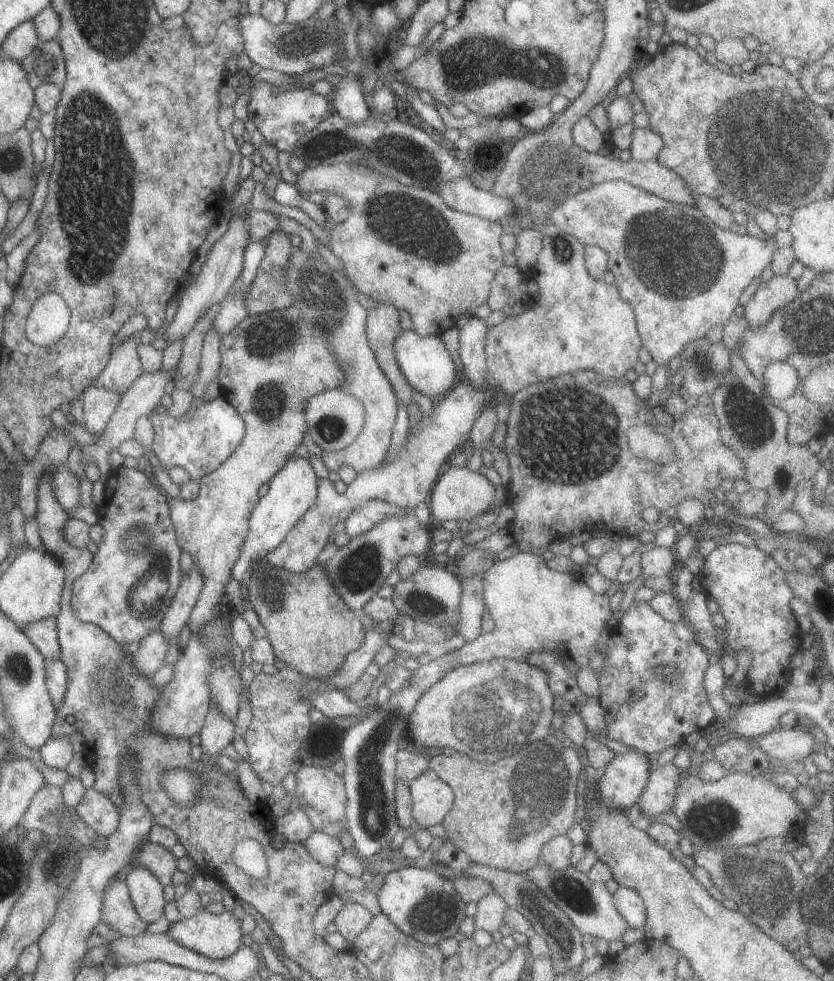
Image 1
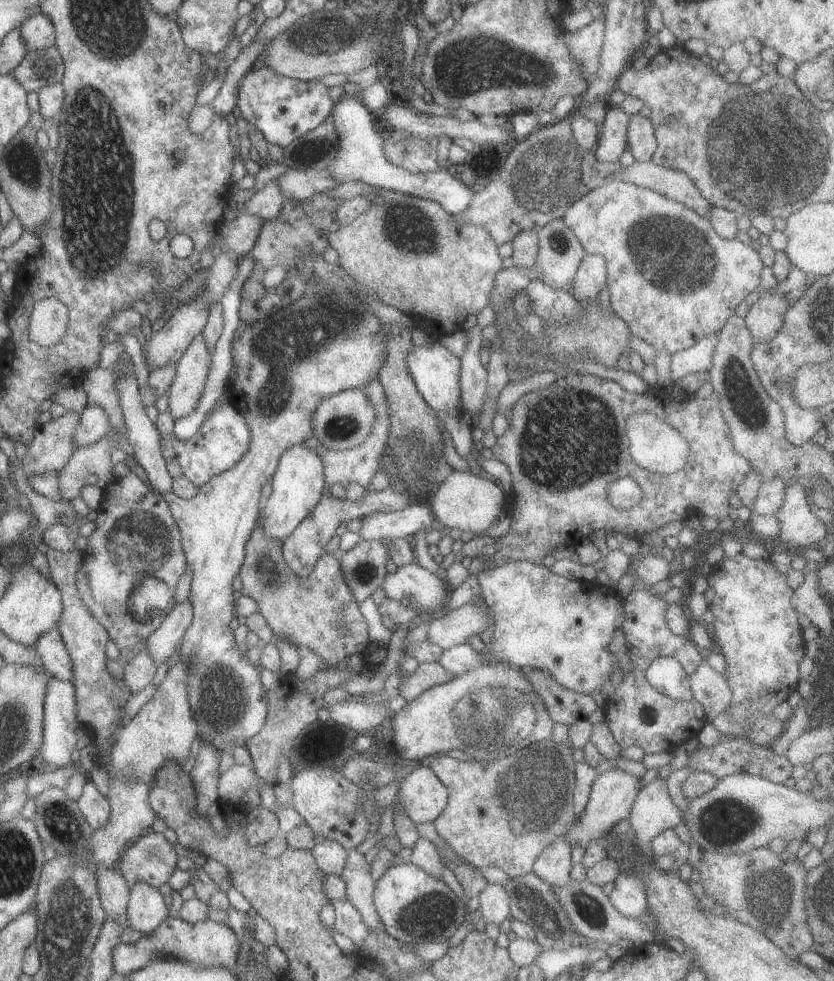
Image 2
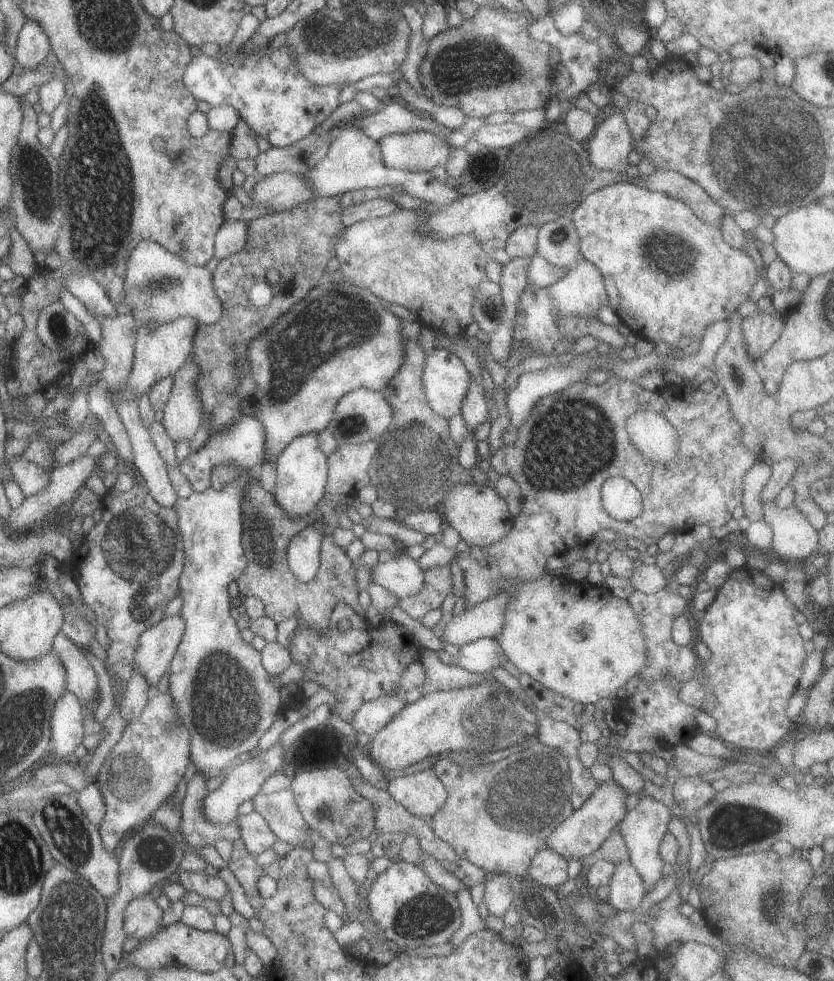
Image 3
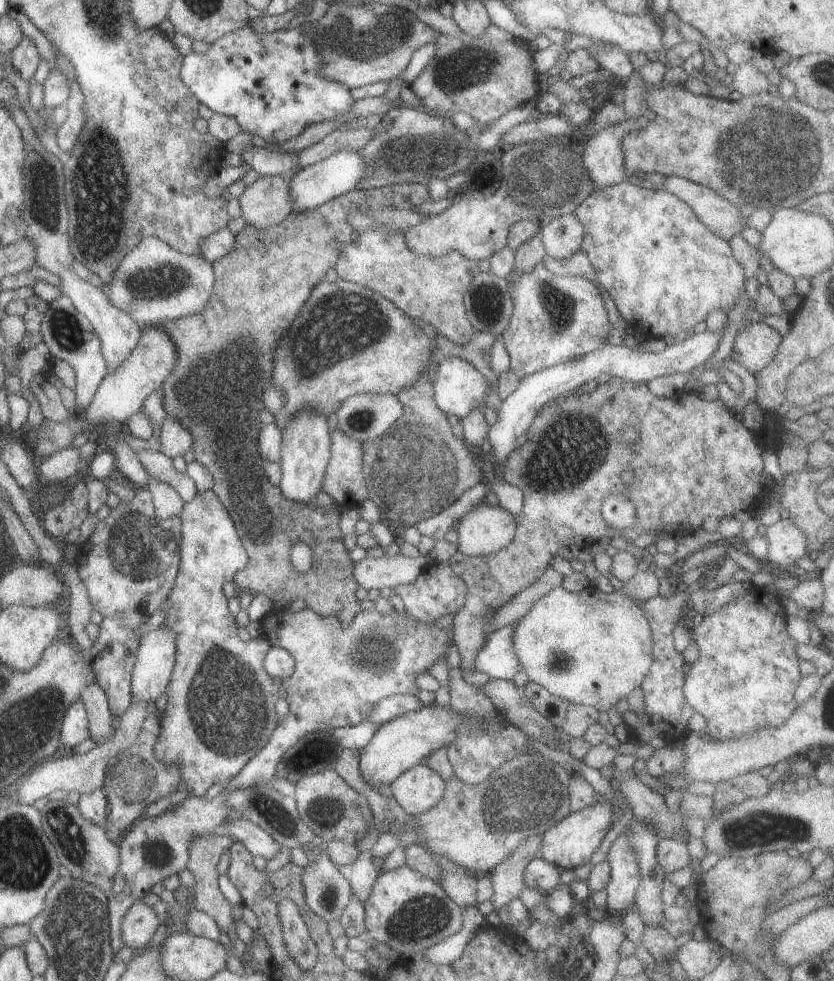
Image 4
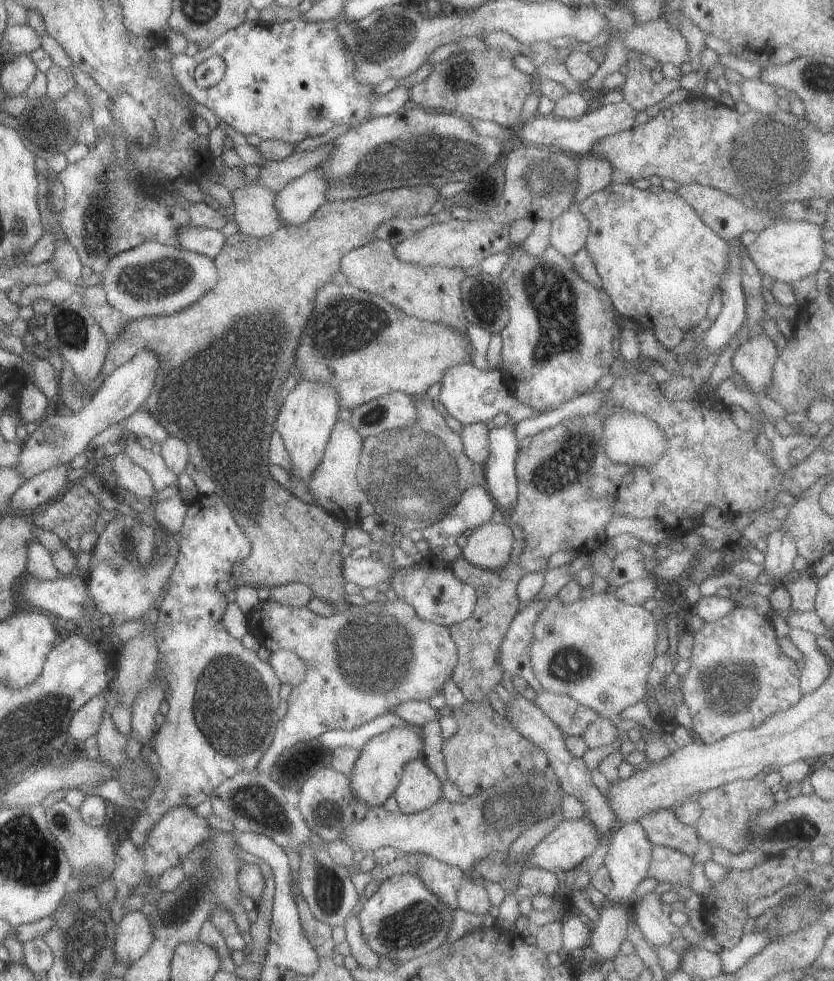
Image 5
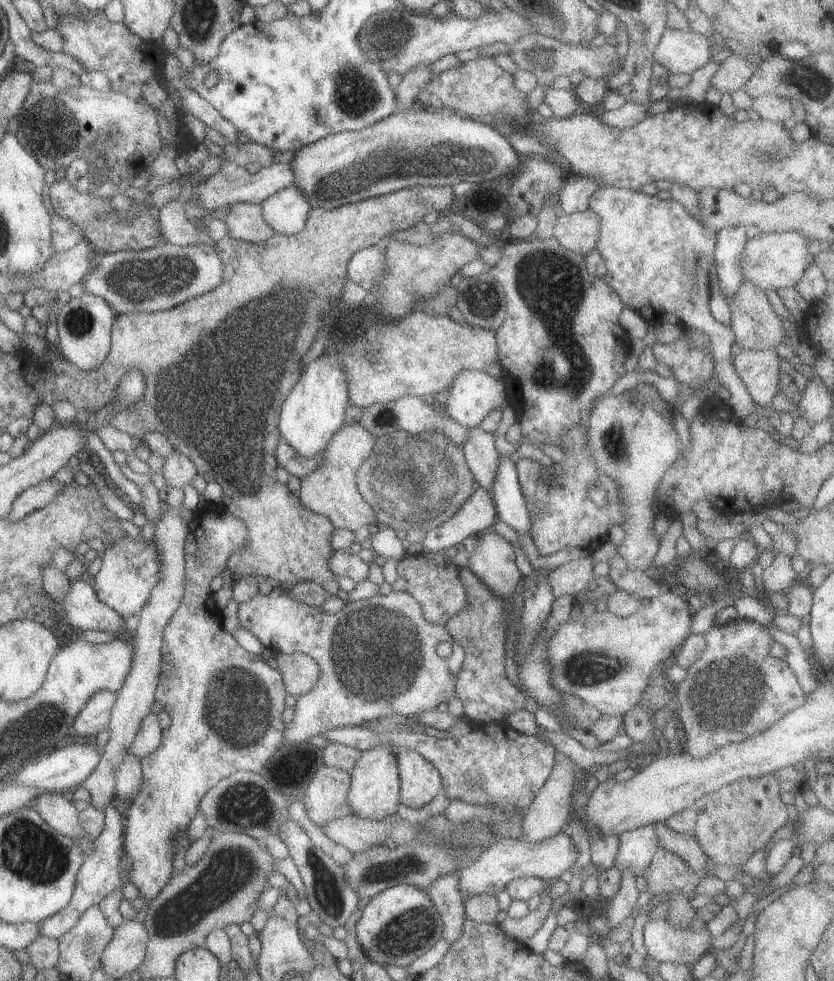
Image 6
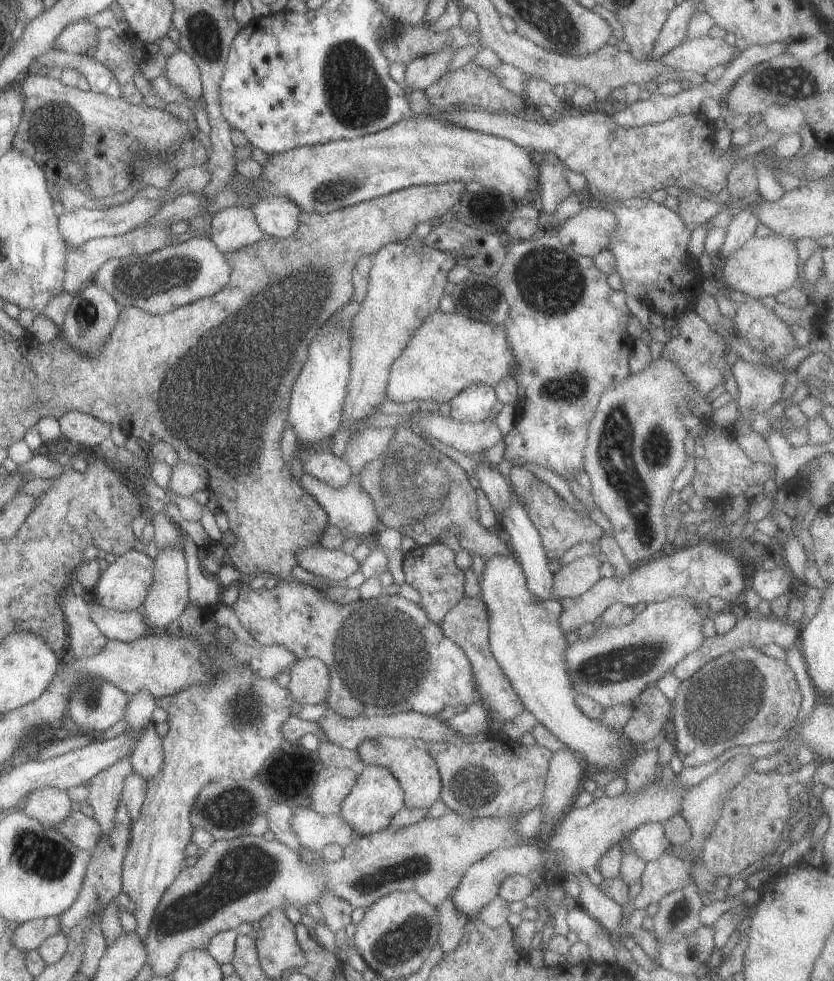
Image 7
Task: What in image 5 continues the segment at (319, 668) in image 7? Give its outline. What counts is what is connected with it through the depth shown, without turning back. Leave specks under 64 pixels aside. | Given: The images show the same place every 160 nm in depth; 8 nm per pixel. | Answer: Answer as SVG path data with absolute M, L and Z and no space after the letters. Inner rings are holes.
M271 649L267 662L280 684L295 686L304 679L305 663L294 652L287 649Z

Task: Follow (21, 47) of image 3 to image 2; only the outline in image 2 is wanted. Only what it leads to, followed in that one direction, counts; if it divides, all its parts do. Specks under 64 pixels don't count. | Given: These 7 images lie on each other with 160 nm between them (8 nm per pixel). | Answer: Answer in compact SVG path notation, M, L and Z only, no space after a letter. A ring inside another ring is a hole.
M41 12L27 17L18 29L27 51L43 50L54 45L54 28Z

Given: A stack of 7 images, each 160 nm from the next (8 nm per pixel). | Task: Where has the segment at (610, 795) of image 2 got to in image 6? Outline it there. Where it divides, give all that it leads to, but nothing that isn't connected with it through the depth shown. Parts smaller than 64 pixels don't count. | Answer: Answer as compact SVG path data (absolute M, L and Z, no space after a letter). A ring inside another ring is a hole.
M557 832L546 840L537 843L523 842L513 838L496 838L493 843L471 863L459 870L458 886L463 896L483 894L495 896L511 881L520 877L531 876L547 882L559 879L564 871L569 871L577 860L577 850L571 836Z

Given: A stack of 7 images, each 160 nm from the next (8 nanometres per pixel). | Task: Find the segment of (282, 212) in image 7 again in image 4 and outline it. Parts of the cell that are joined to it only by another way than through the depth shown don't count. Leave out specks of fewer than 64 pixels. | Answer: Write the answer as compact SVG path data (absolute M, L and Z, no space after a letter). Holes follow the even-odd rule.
M341 149L330 154L322 161L300 168L288 180L288 199L292 211L306 211L356 188L356 184L366 174L366 163L357 151L353 149Z

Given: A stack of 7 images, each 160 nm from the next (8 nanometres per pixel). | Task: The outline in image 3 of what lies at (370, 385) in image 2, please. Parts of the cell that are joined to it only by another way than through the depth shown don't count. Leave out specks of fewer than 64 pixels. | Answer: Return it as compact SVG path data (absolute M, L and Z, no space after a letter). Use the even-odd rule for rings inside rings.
M367 441L350 445L341 443L326 457L324 492L333 496L351 496L369 485L368 466L377 443Z

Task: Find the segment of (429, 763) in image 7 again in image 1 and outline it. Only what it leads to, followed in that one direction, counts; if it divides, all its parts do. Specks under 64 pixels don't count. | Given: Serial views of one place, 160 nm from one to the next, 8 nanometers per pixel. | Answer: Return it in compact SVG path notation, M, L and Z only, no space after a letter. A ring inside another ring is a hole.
M429 768L408 781L408 789L412 800L411 818L421 829L440 823L454 801L449 786Z

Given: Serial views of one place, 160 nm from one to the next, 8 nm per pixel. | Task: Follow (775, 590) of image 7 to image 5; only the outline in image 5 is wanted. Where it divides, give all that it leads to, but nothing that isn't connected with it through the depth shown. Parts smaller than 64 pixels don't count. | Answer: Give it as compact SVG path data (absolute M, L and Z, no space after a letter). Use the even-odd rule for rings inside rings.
M776 529L765 538L766 547L762 567L763 579L773 585L785 584L785 576L792 568L792 562L797 556L794 540Z

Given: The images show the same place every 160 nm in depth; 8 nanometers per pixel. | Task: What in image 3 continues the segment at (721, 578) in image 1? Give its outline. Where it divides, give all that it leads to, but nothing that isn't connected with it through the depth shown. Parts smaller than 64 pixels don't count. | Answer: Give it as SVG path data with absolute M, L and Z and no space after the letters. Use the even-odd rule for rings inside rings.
M743 565L729 573L698 622L698 640L705 644L710 656L705 662L698 663L696 675L677 689L678 698L683 704L695 706L712 716L717 726L711 734L733 748L759 755L771 754L773 746L793 724L784 713L784 708L796 690L802 664L809 650L806 640L798 633L798 624L793 620L795 609L781 591L780 585L773 583L761 571Z

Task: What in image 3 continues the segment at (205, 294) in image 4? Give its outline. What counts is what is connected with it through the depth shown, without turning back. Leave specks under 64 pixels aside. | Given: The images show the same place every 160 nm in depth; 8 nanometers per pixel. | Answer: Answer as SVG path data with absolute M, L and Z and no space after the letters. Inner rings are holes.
M143 239L131 249L126 260L122 278L122 301L130 307L131 316L137 326L147 321L157 324L166 323L179 317L191 317L196 319L197 324L210 325L220 317L222 307L212 287L212 272L206 267L187 264L156 242Z

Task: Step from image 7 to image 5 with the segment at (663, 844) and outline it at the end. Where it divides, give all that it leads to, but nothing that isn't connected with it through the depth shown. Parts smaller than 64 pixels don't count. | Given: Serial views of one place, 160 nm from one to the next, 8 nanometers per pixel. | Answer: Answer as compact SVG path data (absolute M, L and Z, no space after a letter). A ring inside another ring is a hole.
M637 821L621 824L608 839L607 852L602 864L608 870L612 885L606 897L611 903L630 907L637 897L635 887L643 878L646 878L646 870L650 865L650 852L653 846L647 840Z

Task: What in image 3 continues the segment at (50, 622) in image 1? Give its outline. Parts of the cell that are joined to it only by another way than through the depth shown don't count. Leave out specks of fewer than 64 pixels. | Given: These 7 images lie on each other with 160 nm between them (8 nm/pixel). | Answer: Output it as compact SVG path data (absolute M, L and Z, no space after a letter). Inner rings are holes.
M59 631L50 644L49 654L63 665L65 673L64 689L71 693L82 706L82 713L93 714L99 702L97 677L85 652L75 646Z

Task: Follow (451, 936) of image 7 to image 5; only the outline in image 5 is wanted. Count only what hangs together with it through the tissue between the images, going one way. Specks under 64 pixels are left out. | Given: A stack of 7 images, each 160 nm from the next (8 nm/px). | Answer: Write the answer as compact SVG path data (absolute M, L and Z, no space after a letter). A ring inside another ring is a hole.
M418 854L418 857L416 875L441 904L454 912L458 907L456 892L465 876L464 872L456 866L435 860L429 855Z

